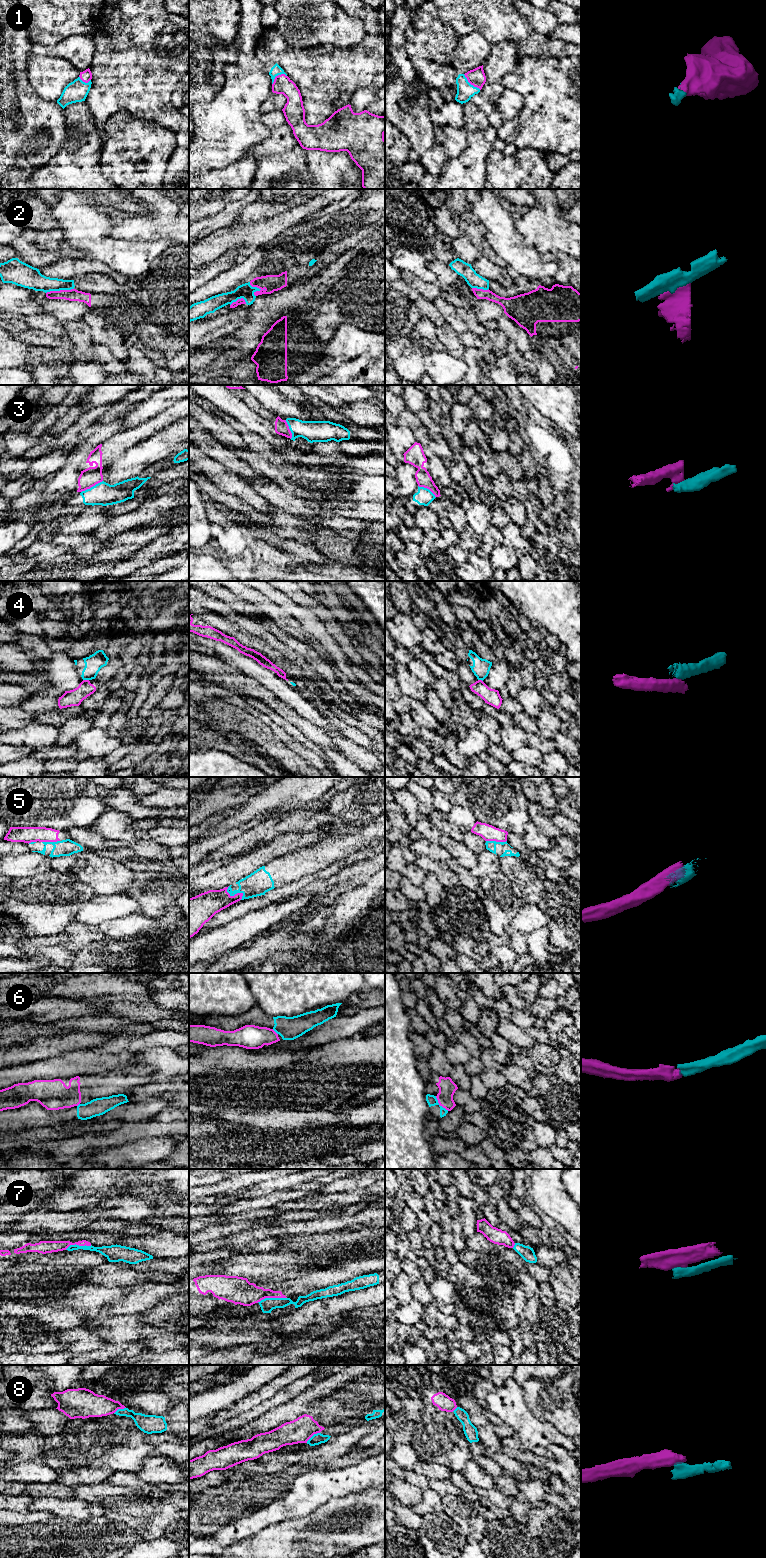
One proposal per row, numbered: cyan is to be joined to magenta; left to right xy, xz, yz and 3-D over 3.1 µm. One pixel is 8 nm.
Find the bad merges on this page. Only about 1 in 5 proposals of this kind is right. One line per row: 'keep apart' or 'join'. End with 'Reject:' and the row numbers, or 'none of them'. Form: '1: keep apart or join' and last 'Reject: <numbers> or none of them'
1: join
2: keep apart
3: keep apart
4: keep apart
5: keep apart
6: keep apart
7: keep apart
8: keep apart
Reject: 2, 3, 4, 5, 6, 7, 8

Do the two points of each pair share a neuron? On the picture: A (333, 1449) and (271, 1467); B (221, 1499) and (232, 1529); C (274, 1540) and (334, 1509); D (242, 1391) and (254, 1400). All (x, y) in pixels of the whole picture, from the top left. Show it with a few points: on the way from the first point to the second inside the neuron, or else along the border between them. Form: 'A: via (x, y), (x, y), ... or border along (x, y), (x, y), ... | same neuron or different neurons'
A: via (318, 1454), (286, 1459) | same neuron
B: border along (251, 1513), (224, 1525) | different neurons
C: via (289, 1540), (300, 1539), (312, 1527), (320, 1524) | same neuron
D: border along (258, 1390), (244, 1396), (227, 1408) | different neurons

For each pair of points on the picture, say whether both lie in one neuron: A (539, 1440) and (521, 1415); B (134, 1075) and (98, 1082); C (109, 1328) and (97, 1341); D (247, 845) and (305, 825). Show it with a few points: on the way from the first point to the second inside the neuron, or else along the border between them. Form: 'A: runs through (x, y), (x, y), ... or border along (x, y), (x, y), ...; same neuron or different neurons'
A: runs through (534, 1434), (523, 1421); same neuron
B: runs through (125, 1079), (117, 1082), (107, 1082); same neuron
C: border along (83, 1326), (94, 1328), (108, 1343); different neurons
D: runs through (261, 835), (277, 825), (291, 825); same neuron

